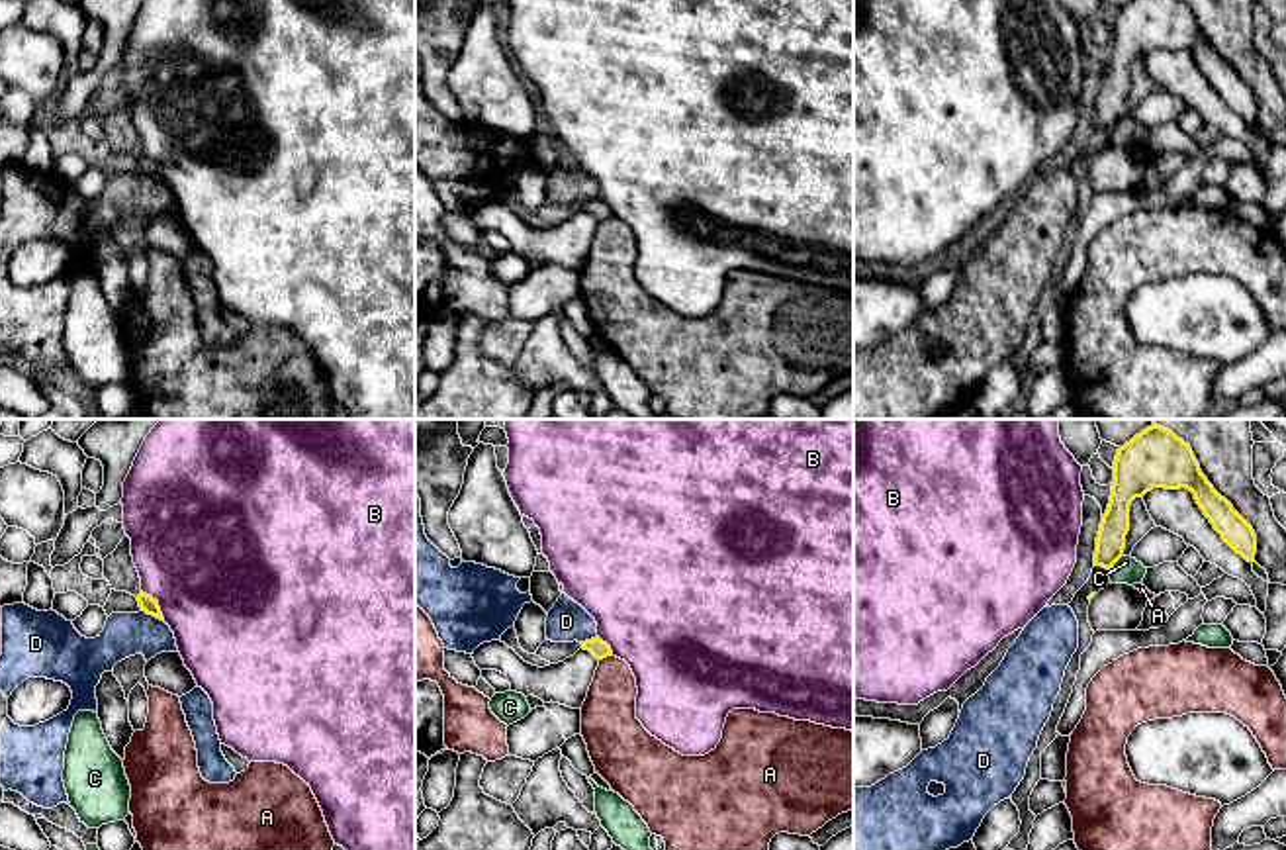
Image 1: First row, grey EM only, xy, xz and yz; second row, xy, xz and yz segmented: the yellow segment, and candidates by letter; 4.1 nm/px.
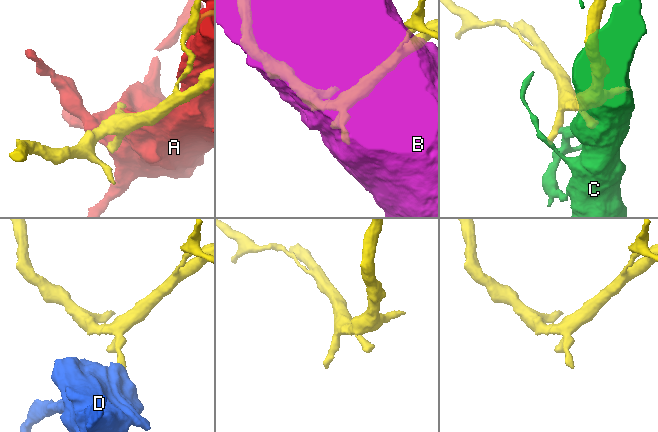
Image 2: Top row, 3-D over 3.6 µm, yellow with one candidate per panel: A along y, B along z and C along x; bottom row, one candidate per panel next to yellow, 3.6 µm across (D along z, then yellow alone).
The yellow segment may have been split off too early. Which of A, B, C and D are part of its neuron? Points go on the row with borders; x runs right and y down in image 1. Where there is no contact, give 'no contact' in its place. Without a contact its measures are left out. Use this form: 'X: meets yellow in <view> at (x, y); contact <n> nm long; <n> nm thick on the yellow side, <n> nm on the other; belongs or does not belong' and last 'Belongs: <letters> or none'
A: meets yellow in xz at (605, 657); contact 60 nm long; 70 nm thick on the yellow side, 220 nm on the other; does not belong
B: meets yellow in xy at (157, 604); contact 160 nm long; 70 nm thick on the yellow side, 500 nm on the other; does not belong
C: meets yellow in yz at (1114, 563); contact 90 nm long; 120 nm thick on the yellow side, 110 nm on the other; does not belong
D: meets yellow in xy at (153, 615); contact 110 nm long; 70 nm thick on the yellow side, 180 nm on the other; does not belong
Belongs: none

